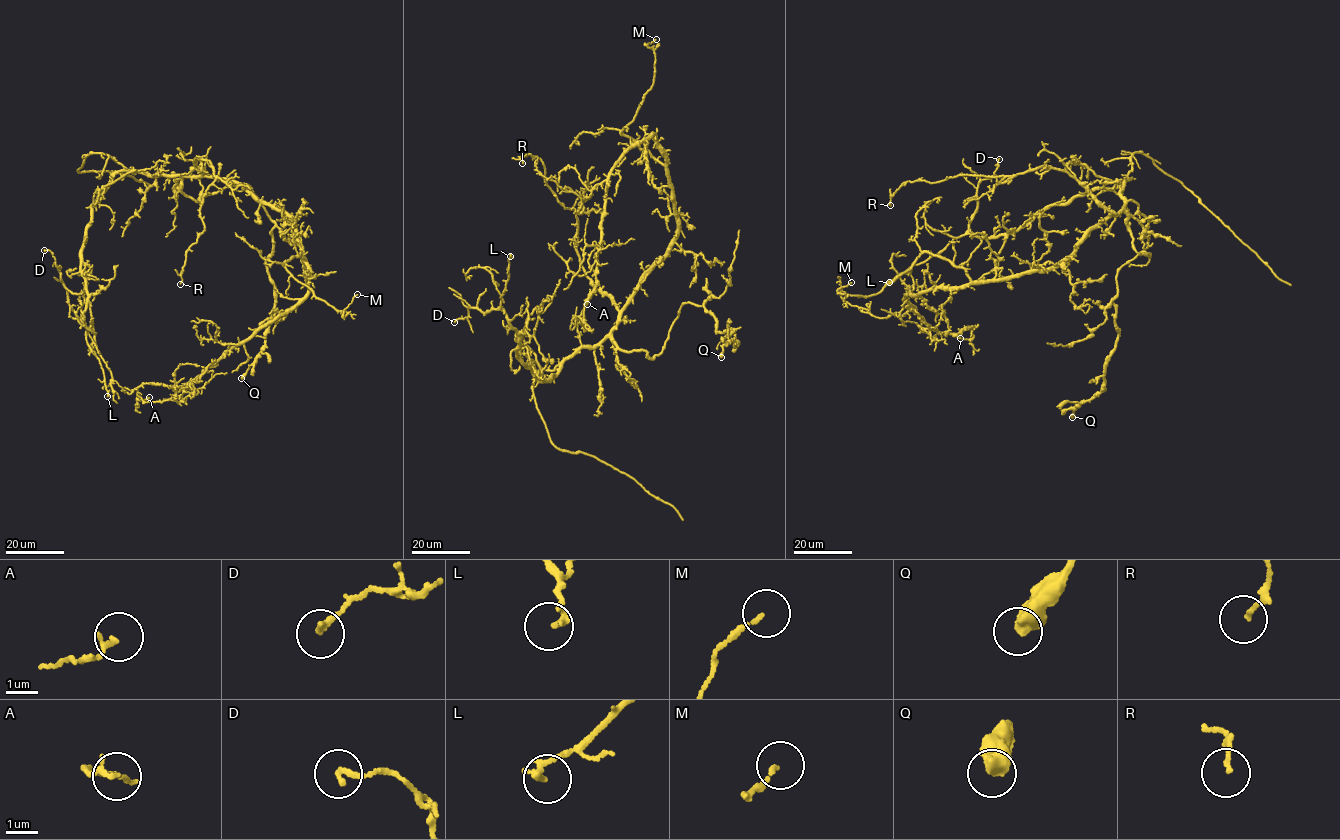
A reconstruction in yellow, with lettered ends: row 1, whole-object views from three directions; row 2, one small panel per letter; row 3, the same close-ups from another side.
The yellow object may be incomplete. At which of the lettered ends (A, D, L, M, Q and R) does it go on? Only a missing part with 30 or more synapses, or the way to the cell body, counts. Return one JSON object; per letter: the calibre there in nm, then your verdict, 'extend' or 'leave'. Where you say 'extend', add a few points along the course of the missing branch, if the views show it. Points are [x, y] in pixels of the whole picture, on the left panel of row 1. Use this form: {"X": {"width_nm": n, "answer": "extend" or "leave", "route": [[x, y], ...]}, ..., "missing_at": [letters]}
{"A": {"width_nm": 160, "answer": "leave"}, "D": {"width_nm": 180, "answer": "leave"}, "L": {"width_nm": 200, "answer": "leave"}, "M": {"width_nm": 110, "answer": "leave"}, "Q": {"width_nm": 650, "answer": "leave"}, "R": {"width_nm": 110, "answer": "leave"}, "missing_at": []}

